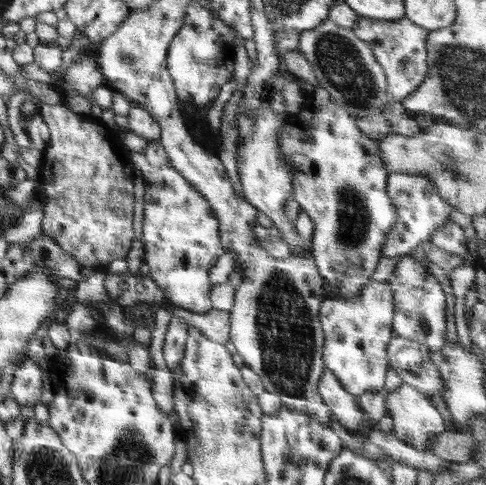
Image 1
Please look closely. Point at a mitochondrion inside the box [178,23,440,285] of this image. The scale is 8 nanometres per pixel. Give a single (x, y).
(342, 65)

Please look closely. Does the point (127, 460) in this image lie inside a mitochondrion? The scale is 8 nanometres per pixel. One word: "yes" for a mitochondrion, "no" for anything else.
yes

